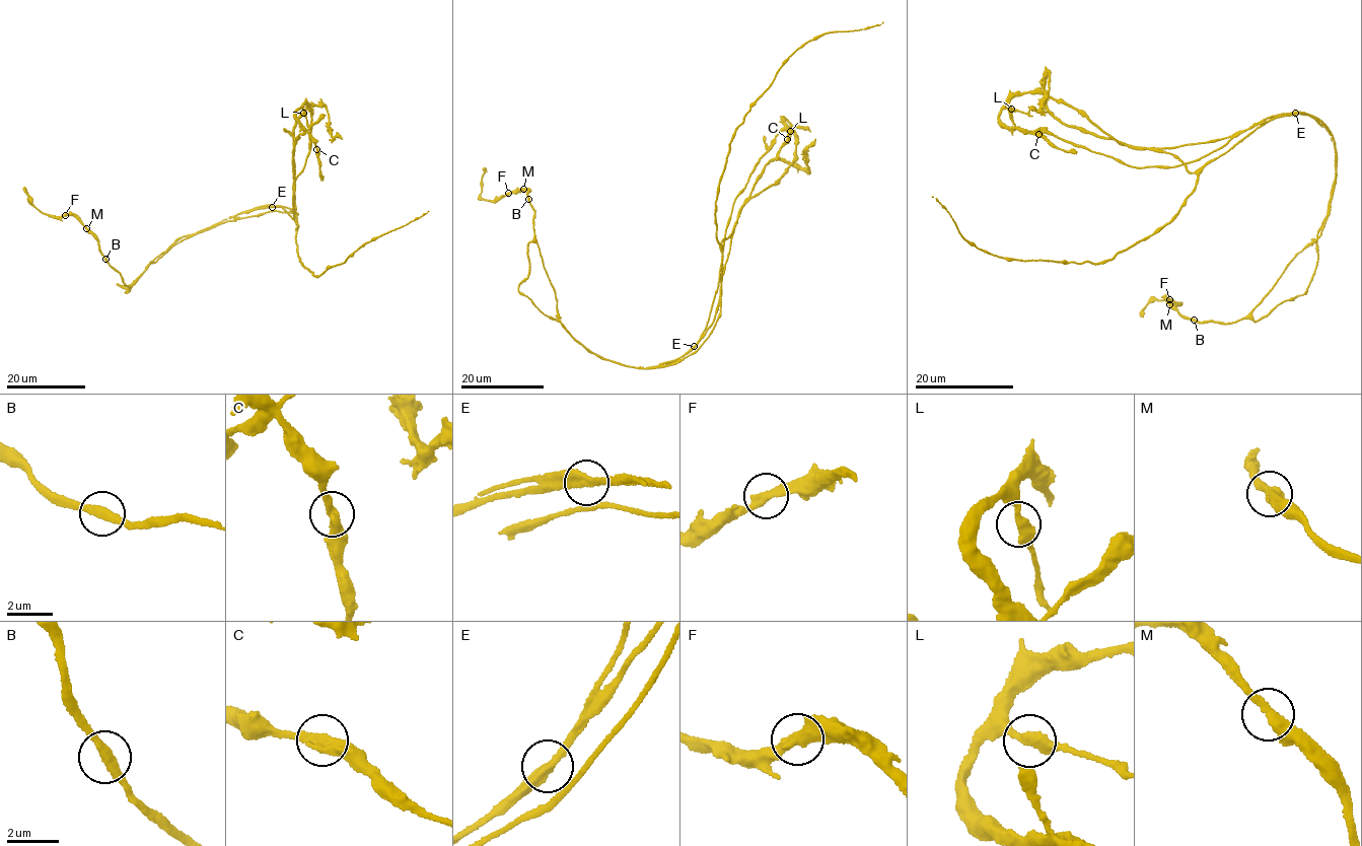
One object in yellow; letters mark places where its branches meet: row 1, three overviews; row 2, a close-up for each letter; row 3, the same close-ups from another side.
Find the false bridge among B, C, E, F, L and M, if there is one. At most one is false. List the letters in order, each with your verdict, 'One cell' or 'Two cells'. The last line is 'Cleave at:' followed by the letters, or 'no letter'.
B: One cell
C: One cell
E: Two cells
F: One cell
L: One cell
M: One cell
Cleave at: E

